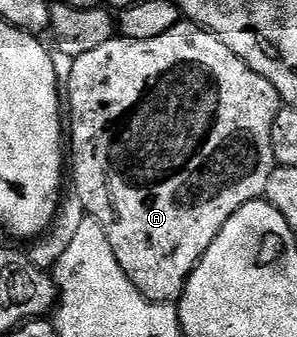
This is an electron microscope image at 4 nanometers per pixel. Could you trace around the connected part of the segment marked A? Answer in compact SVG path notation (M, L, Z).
M180 21L169 33L161 33L161 37L149 37L149 41L133 41L116 37L105 41L98 49L75 56L73 74L65 85L65 103L71 106L69 115L69 179L75 182L74 198L81 201L84 212L93 217L105 229L109 237L109 245L113 245L113 253L117 257L117 265L129 277L132 285L144 295L150 303L178 304L179 298L187 284L188 277L199 264L199 259L209 245L221 233L225 221L237 213L245 204L260 198L269 185L269 177L277 166L273 157L273 121L277 117L281 100L277 89L269 85L261 73L249 69L225 41L221 41L212 31L207 31L197 23Z

